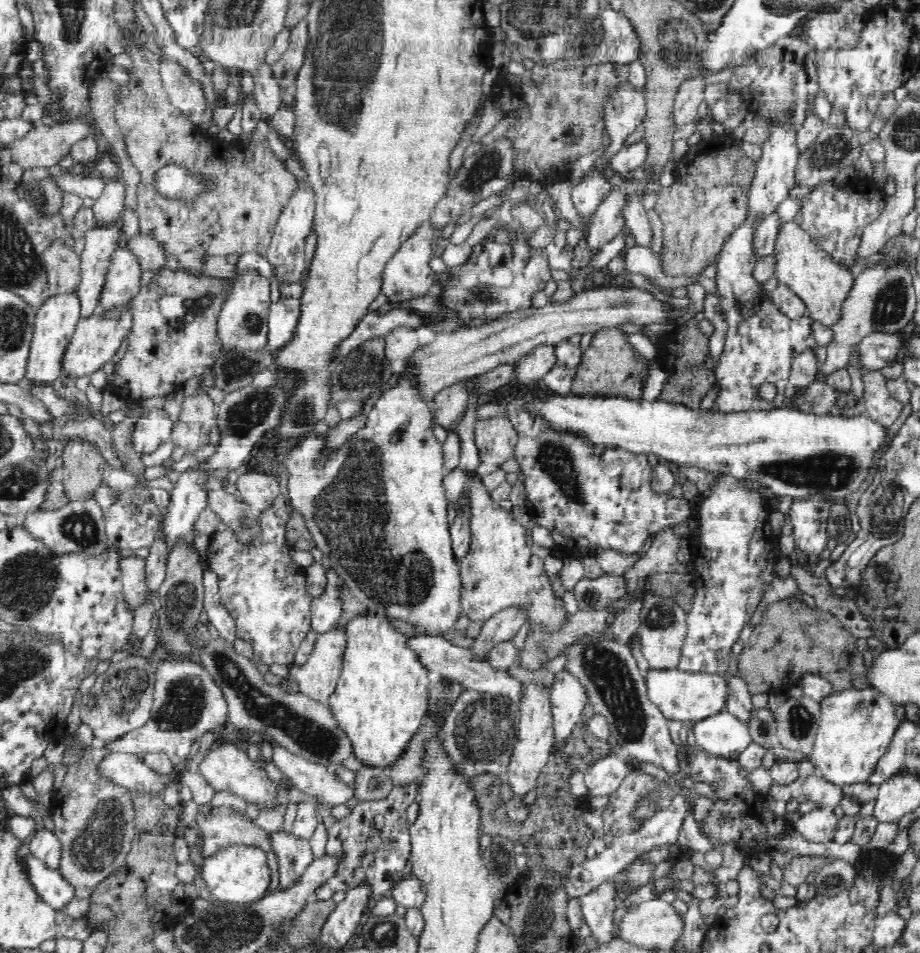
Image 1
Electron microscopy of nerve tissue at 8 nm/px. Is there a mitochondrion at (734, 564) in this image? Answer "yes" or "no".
no

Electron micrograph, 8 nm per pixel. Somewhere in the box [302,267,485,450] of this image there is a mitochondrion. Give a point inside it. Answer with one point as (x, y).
(364, 369)

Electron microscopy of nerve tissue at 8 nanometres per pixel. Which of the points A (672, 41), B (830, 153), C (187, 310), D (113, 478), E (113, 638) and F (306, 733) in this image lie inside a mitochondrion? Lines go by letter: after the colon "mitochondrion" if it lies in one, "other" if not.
A: mitochondrion
B: mitochondrion
C: mitochondrion
D: other
E: other
F: mitochondrion

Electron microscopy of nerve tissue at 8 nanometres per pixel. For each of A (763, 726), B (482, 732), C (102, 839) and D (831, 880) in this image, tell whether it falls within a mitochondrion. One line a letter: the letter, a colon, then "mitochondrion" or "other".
A: mitochondrion
B: mitochondrion
C: mitochondrion
D: mitochondrion

